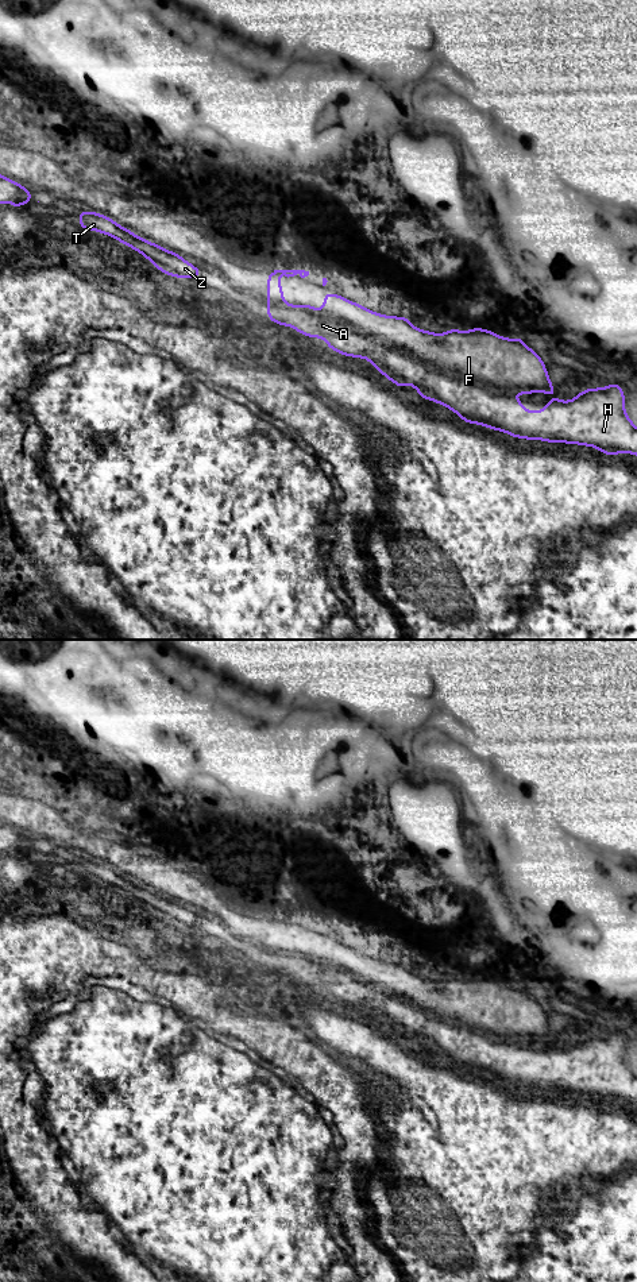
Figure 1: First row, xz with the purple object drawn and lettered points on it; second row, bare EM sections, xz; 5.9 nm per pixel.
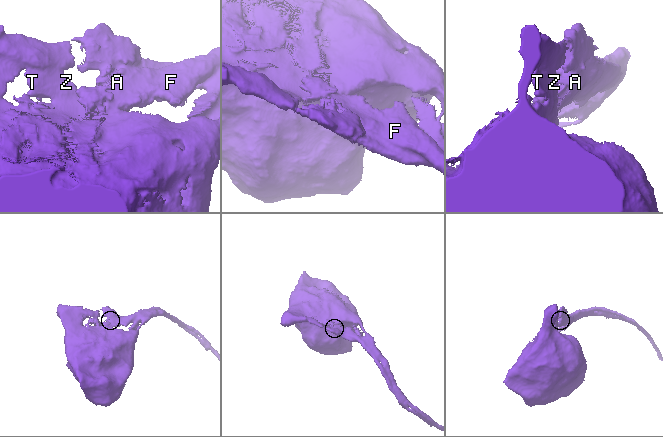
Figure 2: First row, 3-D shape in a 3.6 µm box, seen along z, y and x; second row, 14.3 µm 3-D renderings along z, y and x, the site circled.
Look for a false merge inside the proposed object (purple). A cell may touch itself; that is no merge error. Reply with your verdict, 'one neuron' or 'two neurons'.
two neurons

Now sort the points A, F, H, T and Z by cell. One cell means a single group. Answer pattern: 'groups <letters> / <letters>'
groups A H T Z / F

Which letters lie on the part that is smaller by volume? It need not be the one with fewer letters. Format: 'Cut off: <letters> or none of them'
Cut off: F

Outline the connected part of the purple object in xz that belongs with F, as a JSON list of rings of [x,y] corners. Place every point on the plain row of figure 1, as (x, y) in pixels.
[[[368,957],[354,962],[345,961],[344,965],[355,965],[360,974],[370,978],[386,978],[391,992],[409,999],[424,1011],[432,1011],[453,1019],[460,1026],[482,1028],[506,1038],[516,1038],[518,1042],[545,1040],[557,1043],[543,1007],[524,991],[521,984],[507,986],[491,978],[435,981],[413,974],[409,966],[405,968],[397,964],[386,965]]]

